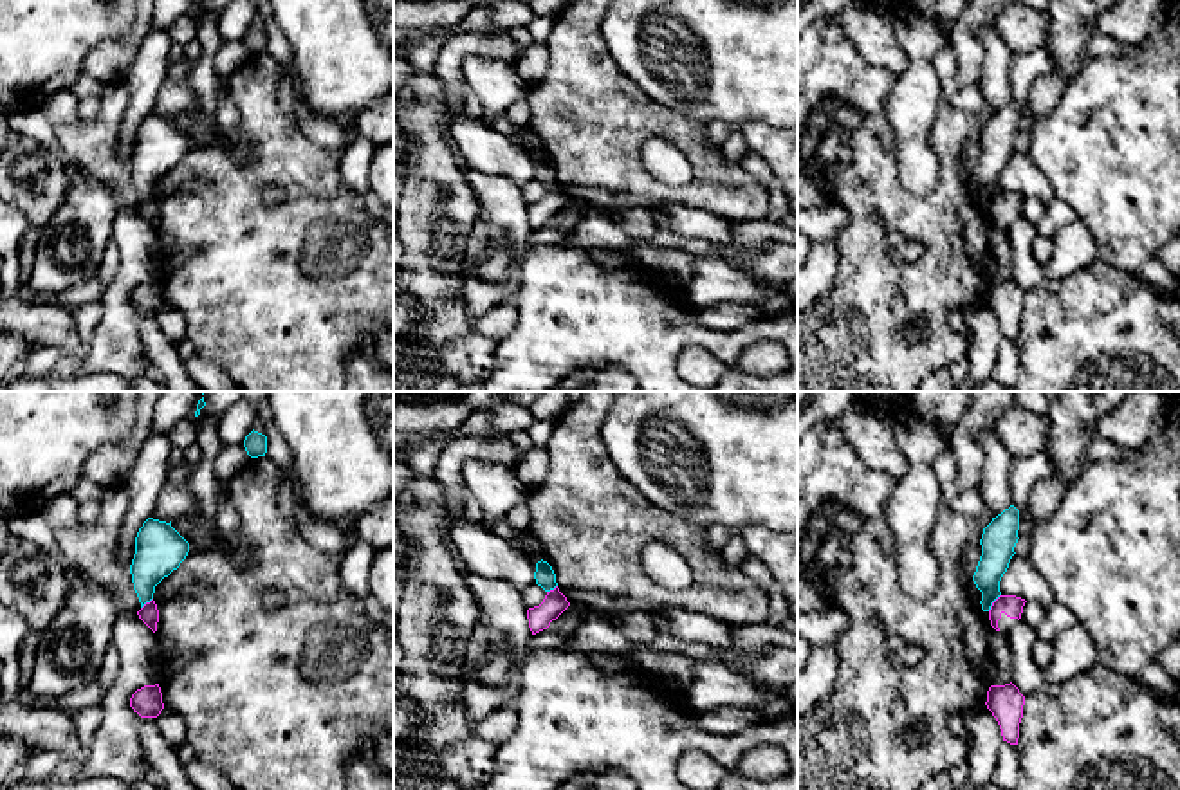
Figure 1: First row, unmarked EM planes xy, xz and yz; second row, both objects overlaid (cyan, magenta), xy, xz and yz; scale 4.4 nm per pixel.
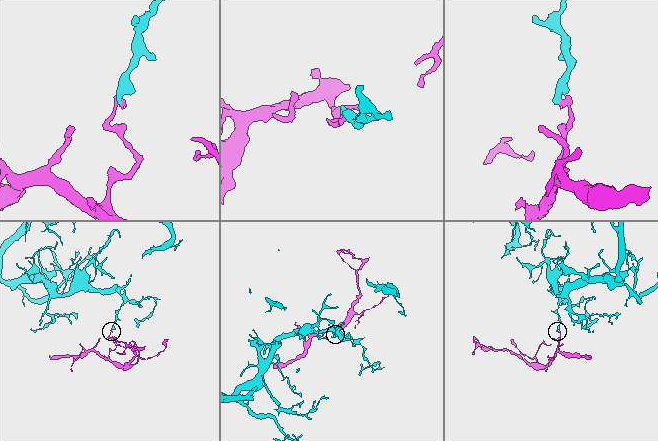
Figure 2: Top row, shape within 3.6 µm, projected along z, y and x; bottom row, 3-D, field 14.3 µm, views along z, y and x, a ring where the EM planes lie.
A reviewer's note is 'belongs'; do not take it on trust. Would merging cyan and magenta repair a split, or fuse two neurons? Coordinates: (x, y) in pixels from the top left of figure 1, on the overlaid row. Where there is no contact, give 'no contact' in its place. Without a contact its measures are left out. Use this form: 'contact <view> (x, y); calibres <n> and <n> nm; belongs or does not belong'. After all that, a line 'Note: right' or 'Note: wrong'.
contact yz (993, 601); calibres 140 and 100 nm; does not belong
Note: wrong

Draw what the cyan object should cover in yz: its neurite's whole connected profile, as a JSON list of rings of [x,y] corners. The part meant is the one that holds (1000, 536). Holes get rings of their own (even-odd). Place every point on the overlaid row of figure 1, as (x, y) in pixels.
[[[1010,505],[983,528],[980,545],[982,556],[973,575],[976,588],[982,592],[982,610],[989,611],[992,602],[1001,595],[1000,581],[1009,568],[1014,547],[1018,543],[1019,510]]]

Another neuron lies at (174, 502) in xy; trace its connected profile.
[[[184,480],[175,487],[162,487],[152,518],[170,523],[180,516],[195,512],[198,512],[198,505],[189,491],[188,480]]]

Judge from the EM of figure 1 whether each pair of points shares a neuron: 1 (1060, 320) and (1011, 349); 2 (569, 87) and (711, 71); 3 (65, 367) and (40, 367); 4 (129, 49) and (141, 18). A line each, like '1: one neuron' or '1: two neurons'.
1: two neurons
2: two neurons
3: two neurons
4: one neuron

